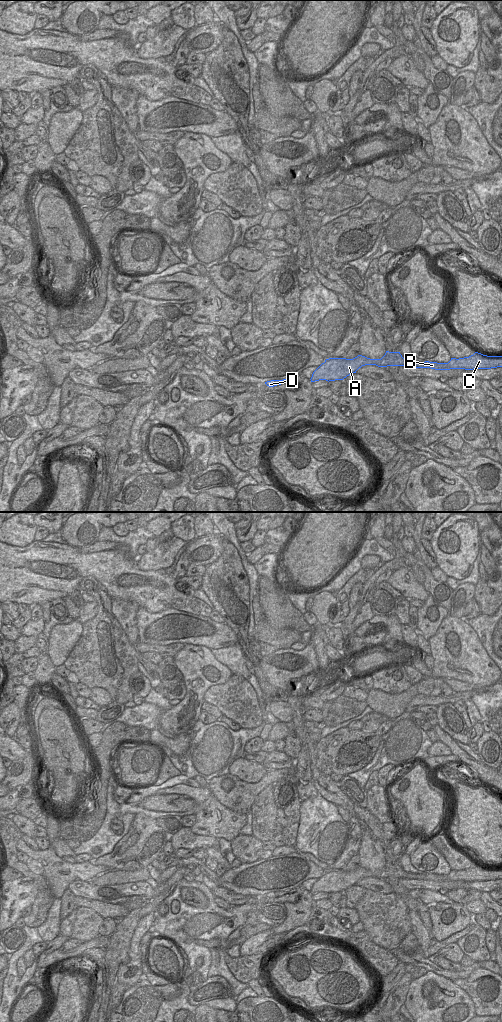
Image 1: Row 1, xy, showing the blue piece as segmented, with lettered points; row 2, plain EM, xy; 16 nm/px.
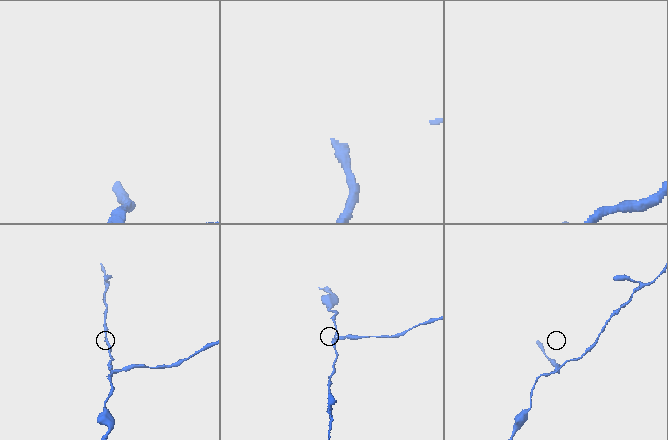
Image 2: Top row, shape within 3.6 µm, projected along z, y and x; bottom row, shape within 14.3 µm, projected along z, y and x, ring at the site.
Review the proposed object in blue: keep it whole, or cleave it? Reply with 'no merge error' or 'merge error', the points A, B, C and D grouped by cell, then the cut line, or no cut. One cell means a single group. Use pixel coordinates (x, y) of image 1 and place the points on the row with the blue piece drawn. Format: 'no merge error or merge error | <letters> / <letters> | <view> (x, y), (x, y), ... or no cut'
merge error | A B C / D | xy (275, 380), (276, 385)

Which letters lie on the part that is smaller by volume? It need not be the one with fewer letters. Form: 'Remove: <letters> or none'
Remove: A, B, C

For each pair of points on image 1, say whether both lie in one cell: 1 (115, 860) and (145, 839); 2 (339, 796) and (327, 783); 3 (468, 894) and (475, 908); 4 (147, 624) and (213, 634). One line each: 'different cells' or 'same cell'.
1: same cell
2: same cell
3: different cells
4: same cell

